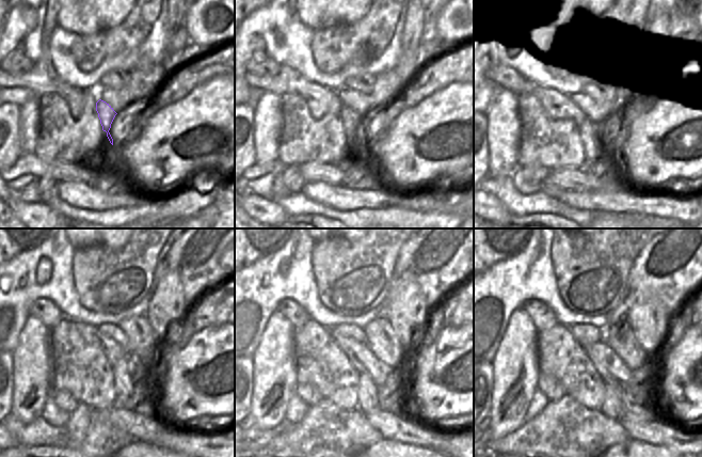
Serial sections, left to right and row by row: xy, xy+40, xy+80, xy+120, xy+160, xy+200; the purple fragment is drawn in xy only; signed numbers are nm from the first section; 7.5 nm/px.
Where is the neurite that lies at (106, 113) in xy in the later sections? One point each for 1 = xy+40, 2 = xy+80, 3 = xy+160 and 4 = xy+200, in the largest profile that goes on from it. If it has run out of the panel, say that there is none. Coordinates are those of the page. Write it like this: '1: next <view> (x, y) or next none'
1: next xy+40 (350, 120)
2: next xy+80 (597, 145)
3: next xy+160 (368, 400)
4: next xy+200 (611, 408)

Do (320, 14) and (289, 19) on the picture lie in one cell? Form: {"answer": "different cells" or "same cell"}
{"answer": "different cells"}

